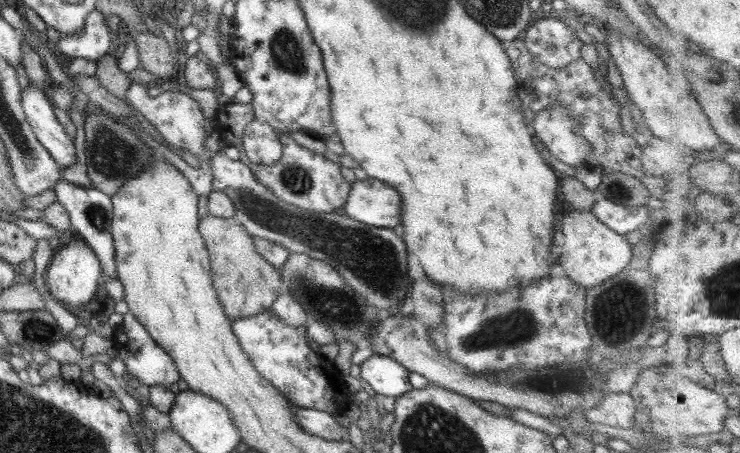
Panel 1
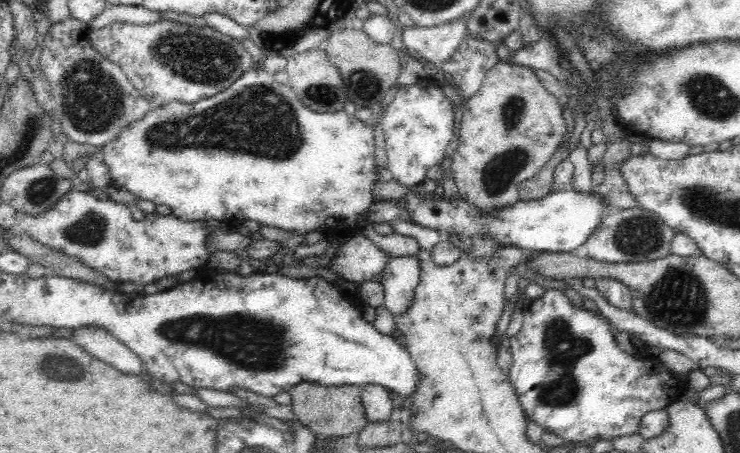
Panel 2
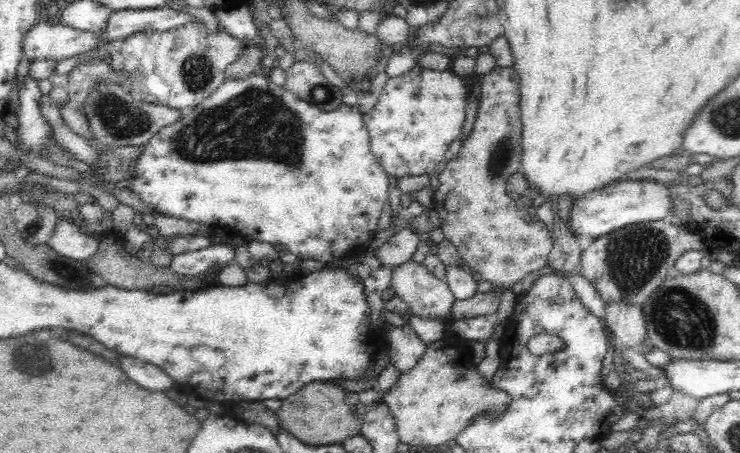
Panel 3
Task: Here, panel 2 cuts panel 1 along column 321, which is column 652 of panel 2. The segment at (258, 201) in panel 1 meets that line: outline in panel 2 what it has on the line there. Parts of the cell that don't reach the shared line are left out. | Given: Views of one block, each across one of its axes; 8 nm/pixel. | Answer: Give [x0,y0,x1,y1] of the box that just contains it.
[586,206,675,264]

